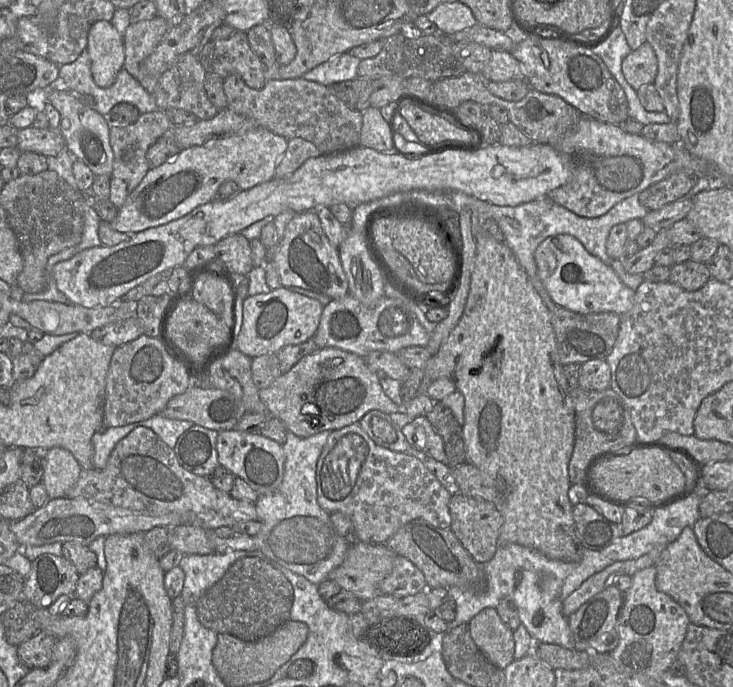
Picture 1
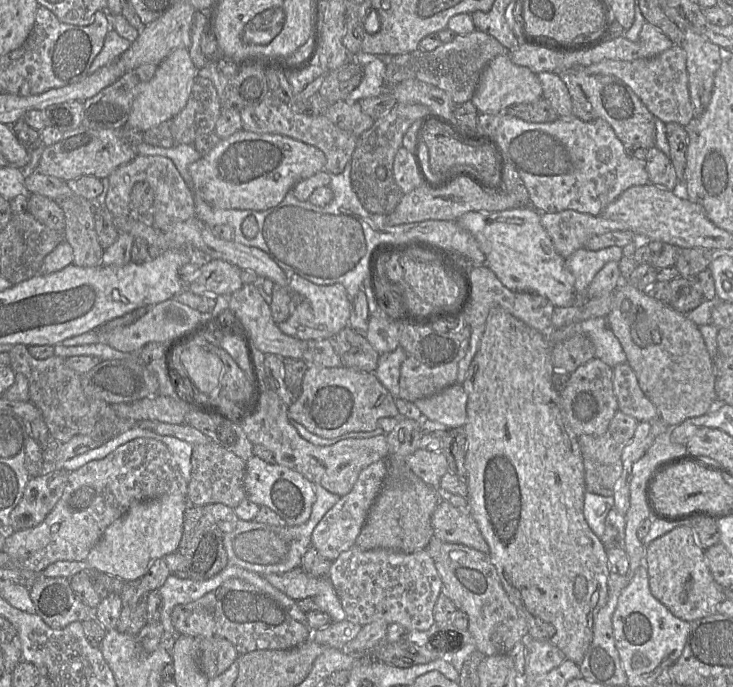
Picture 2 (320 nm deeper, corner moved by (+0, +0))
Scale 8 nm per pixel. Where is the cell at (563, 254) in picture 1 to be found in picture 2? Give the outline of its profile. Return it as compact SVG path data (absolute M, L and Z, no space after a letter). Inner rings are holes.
M532 206L500 212L467 212L457 219L458 224L477 241L489 267L508 289L531 292L546 297L555 307L577 303L575 279L543 227L539 212Z

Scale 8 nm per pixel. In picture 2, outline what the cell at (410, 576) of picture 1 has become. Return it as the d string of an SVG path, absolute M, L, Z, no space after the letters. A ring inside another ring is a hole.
M353 545L332 562L328 578L340 600L346 619L353 623L364 626L376 620L384 620L388 624L401 624L411 632L426 632L435 625L434 606L442 593L442 581L433 559L425 549L405 553L387 549L361 550Z

